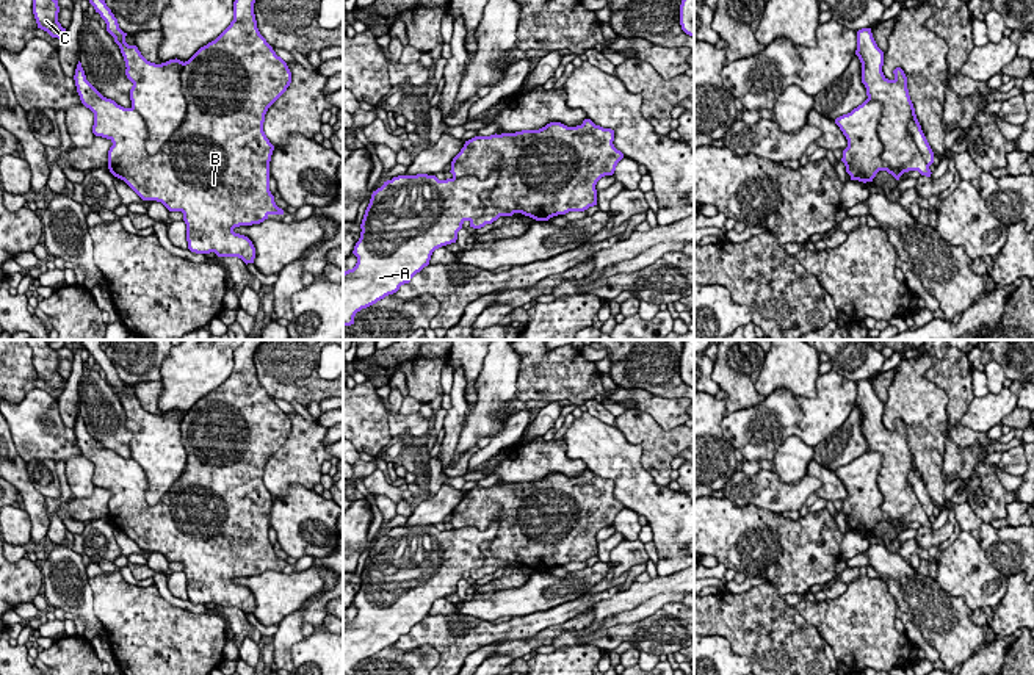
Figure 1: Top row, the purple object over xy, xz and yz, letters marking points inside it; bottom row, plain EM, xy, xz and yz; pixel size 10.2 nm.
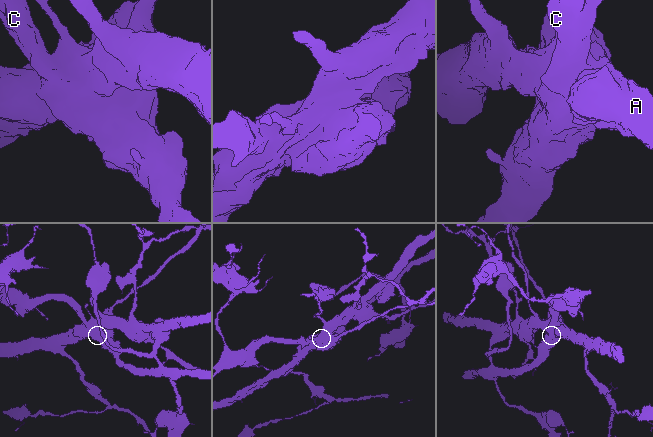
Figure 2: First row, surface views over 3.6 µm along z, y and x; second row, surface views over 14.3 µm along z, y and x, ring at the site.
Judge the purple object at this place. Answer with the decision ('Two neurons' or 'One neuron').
One neuron

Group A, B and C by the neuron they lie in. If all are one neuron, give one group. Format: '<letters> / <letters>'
A B C

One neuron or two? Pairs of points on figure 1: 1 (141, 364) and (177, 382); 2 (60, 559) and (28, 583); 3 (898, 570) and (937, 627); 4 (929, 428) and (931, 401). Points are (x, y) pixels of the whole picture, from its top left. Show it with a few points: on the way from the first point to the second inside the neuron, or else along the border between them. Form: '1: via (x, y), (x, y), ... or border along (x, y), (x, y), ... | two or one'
1: border along (168, 356), (162, 364), (162, 376), (159, 379) | two
2: border along (38, 564), (43, 573), (43, 586) | two
3: via (906, 584), (934, 613) | one
4: via (929, 422), (929, 407) | one

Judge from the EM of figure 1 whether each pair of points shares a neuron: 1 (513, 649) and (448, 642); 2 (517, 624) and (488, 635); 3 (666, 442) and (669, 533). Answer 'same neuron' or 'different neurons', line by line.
1: different neurons
2: same neuron
3: different neurons

